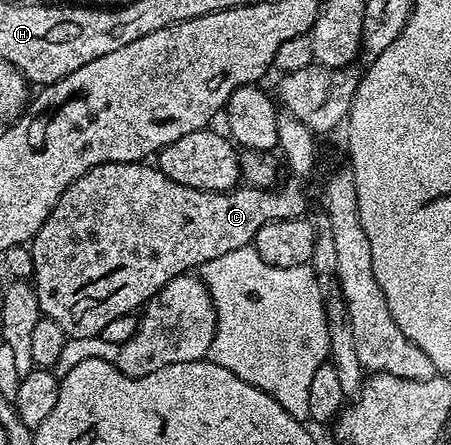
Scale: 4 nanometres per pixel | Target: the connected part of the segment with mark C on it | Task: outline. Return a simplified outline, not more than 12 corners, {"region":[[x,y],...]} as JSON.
{"region":[[139,161],[62,191],[30,242],[41,314],[99,337],[167,281],[305,216]]}

